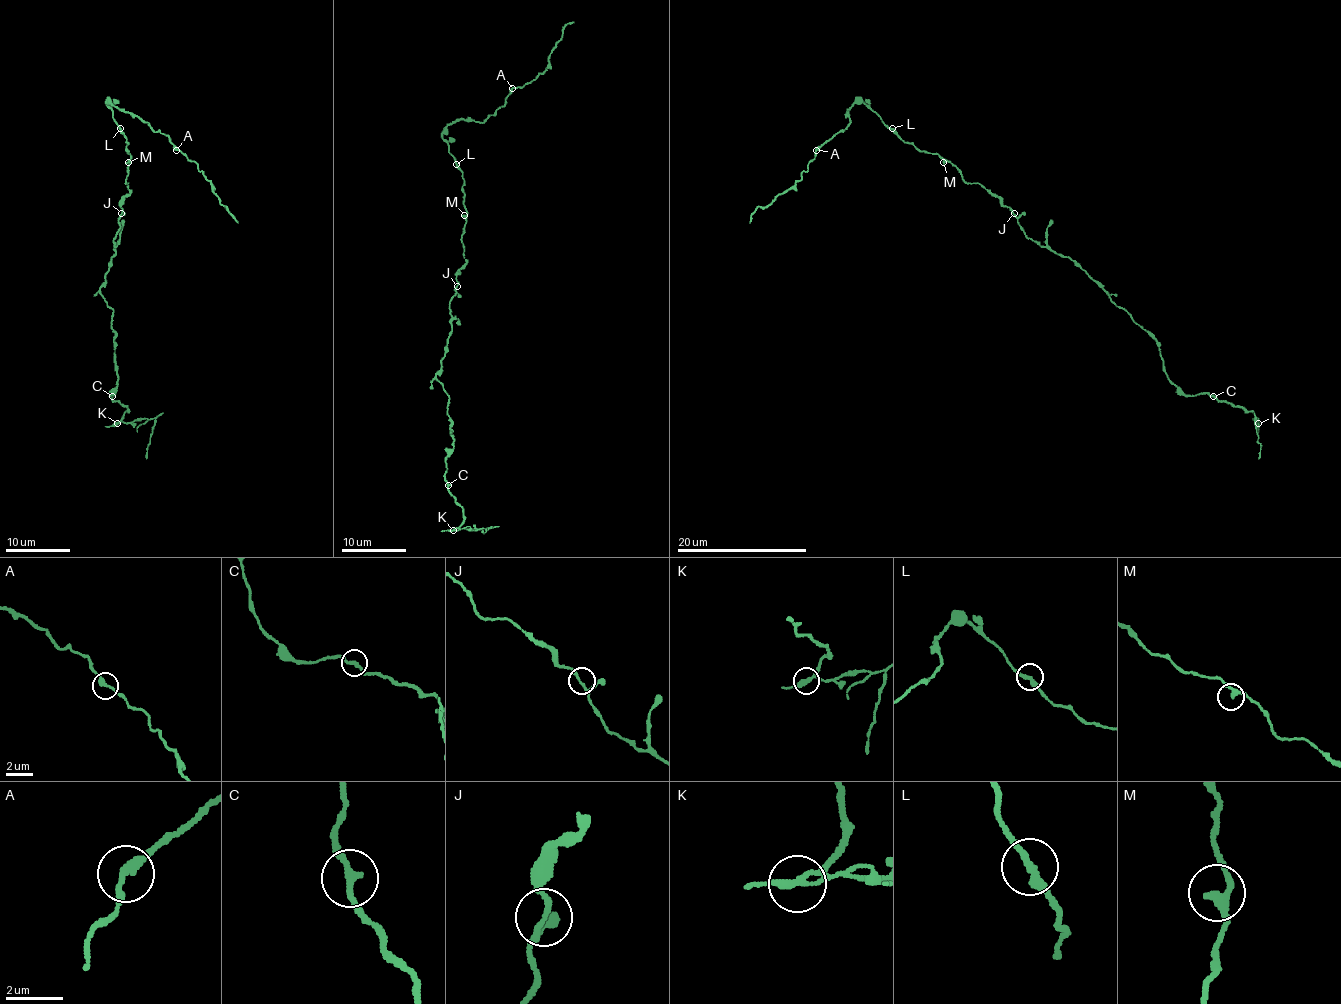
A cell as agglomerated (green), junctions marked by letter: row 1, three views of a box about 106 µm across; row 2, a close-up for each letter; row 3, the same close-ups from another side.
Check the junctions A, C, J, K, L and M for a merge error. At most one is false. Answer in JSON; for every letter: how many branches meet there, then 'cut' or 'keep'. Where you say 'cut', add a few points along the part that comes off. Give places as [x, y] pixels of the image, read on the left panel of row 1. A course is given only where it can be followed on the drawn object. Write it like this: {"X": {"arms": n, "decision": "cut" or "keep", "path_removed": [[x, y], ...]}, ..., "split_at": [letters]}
{"A": {"arms": 2, "decision": "keep"}, "C": {"arms": 2, "decision": "keep"}, "J": {"arms": 3, "decision": "keep"}, "K": {"arms": 3, "decision": "cut", "path_removed": [[116, 423], [133, 423], [142, 418], [154, 420], [146, 459]]}, "L": {"arms": 2, "decision": "keep"}, "M": {"arms": 2, "decision": "keep"}, "split_at": ["K"]}

